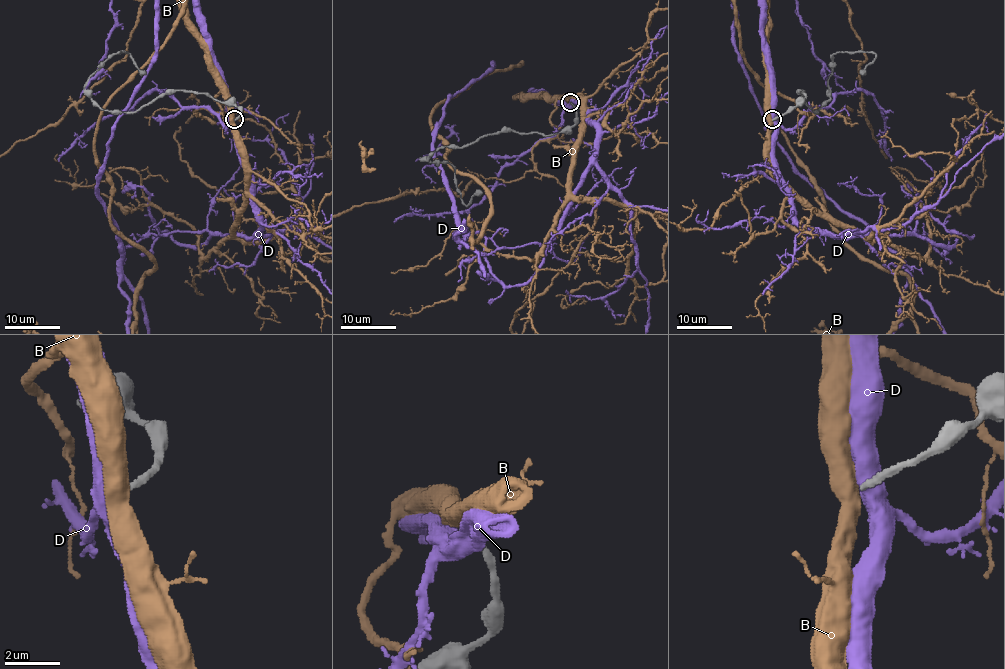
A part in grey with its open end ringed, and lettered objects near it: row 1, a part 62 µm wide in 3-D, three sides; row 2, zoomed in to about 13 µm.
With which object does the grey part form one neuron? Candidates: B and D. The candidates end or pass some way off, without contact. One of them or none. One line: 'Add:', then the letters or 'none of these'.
Add: none of these

